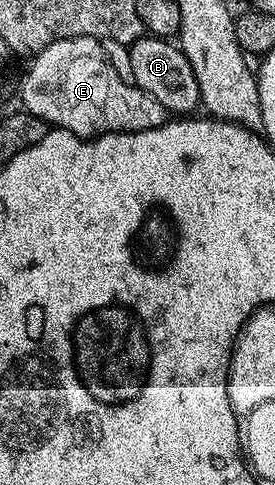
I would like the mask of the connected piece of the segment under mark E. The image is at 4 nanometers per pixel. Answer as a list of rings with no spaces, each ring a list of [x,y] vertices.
[[[70,37],[54,41],[31,60],[24,80],[18,83],[19,105],[53,128],[96,137],[118,131],[145,131],[168,122],[170,113],[150,93],[135,83],[122,81],[110,65],[104,44],[94,37]]]

